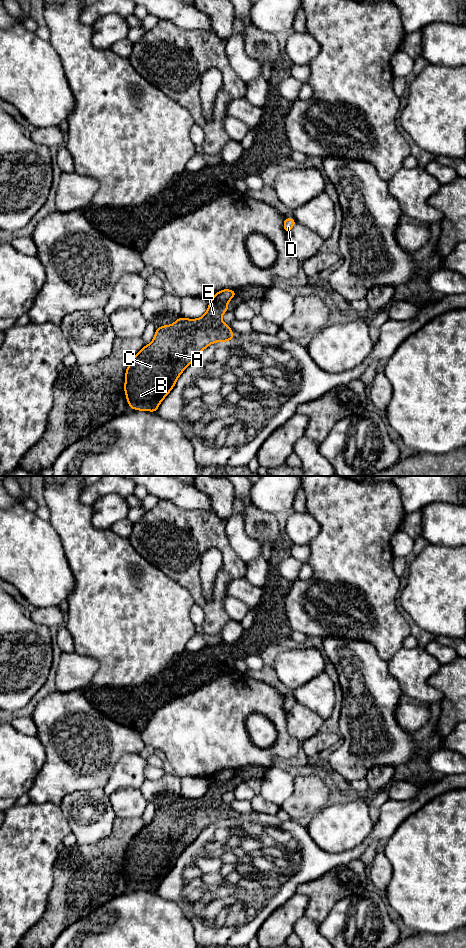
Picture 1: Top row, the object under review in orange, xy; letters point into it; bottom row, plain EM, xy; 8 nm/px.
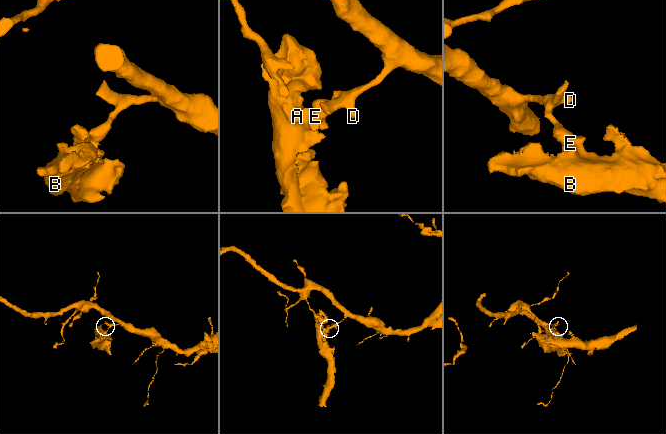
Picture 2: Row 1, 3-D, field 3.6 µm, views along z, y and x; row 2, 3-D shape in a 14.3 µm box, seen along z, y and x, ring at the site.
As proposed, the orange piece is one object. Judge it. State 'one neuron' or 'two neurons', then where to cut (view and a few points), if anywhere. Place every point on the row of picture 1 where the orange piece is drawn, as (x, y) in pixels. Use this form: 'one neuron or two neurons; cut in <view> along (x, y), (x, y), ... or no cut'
two neurons; cut in xy along (211, 298), (227, 302)

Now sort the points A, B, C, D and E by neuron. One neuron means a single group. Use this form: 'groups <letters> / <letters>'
groups A B C E / D

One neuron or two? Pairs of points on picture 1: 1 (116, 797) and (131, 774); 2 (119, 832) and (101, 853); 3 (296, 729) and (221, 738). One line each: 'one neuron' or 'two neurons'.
1: two neurons
2: one neuron
3: two neurons

